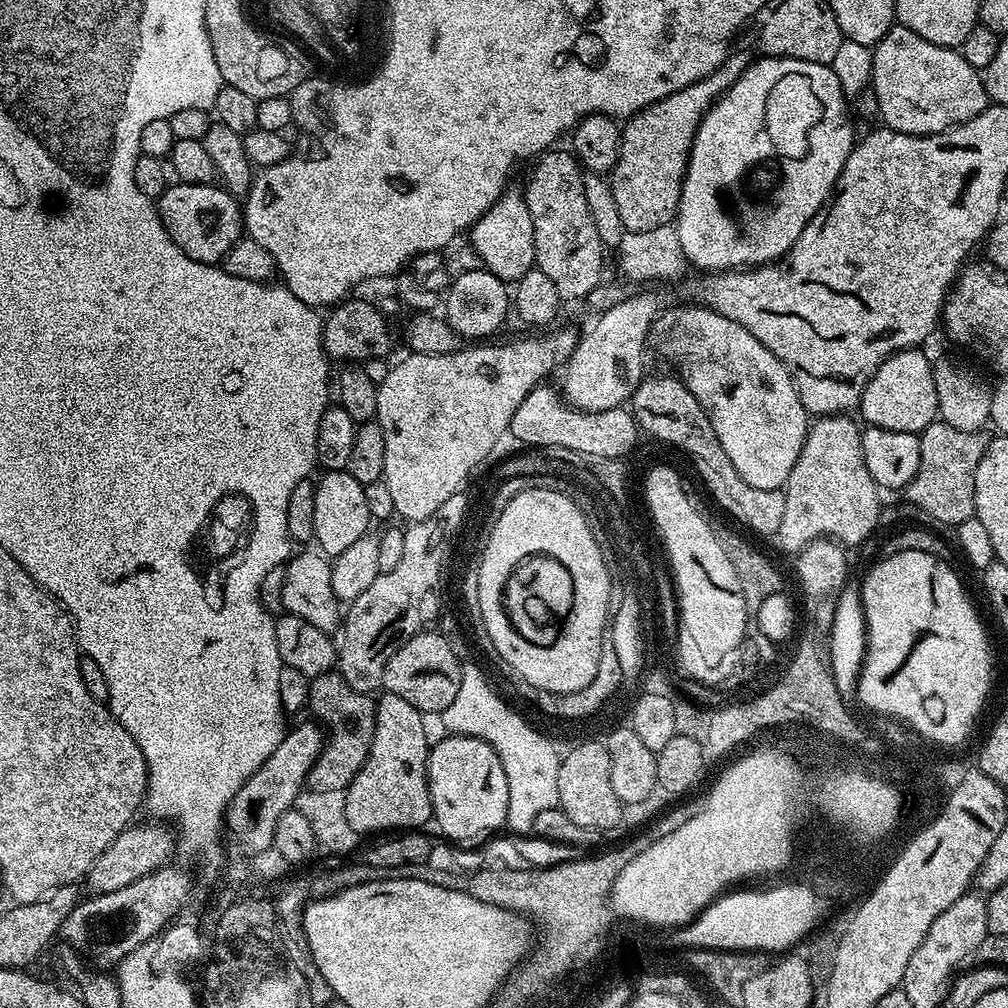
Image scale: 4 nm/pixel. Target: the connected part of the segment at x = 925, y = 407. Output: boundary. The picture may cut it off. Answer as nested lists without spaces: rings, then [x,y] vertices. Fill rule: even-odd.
[[[903,348],[901,352],[886,358],[882,366],[878,366],[862,394],[858,405],[858,413],[860,412],[861,416],[859,419],[865,425],[882,430],[917,434],[923,432],[938,416],[939,402],[933,369],[933,361],[928,361],[916,348]]]

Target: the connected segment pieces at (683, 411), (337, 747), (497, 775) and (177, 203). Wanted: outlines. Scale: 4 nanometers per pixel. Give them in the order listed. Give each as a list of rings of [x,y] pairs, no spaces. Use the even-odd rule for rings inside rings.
[[[652,376],[640,381],[630,401],[630,411],[636,417],[636,423],[651,439],[661,445],[669,444],[680,452],[685,452],[696,463],[708,492],[737,520],[745,524],[752,532],[760,536],[775,537],[782,526],[782,513],[786,511],[786,498],[779,488],[774,490],[758,490],[758,486],[750,486],[734,470],[734,462],[726,458],[726,450],[722,450],[722,442],[714,434],[710,426],[708,413],[690,394],[683,380],[672,376]]]
[[[339,671],[316,692],[316,700],[308,700],[307,709],[321,725],[325,726],[328,743],[322,754],[316,759],[308,775],[307,787],[314,791],[344,791],[357,776],[369,757],[373,746],[374,728],[377,726],[375,697],[369,693],[354,691],[345,684]]]
[[[448,734],[431,745],[428,753],[428,789],[434,824],[449,841],[476,840],[504,828],[508,818],[510,786],[502,762],[485,740]]]
[[[169,183],[158,201],[160,221],[177,249],[196,264],[219,265],[245,231],[242,204],[223,187],[210,184]]]

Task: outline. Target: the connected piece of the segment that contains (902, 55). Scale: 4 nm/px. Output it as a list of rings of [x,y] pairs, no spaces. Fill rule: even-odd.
[[[893,26],[872,48],[870,92],[876,95],[883,127],[911,136],[944,132],[982,114],[990,101],[981,73],[959,50],[934,46],[909,28]]]

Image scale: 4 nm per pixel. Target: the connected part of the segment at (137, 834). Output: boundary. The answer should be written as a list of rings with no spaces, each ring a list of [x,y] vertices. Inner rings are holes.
[[[148,822],[152,824],[133,823],[124,829],[102,854],[90,866],[86,877],[88,892],[94,896],[110,894],[114,890],[122,890],[122,886],[130,886],[130,882],[138,882],[146,874],[156,872],[159,868],[169,863],[168,858],[172,854],[175,844],[178,844],[173,829],[164,822]]]

